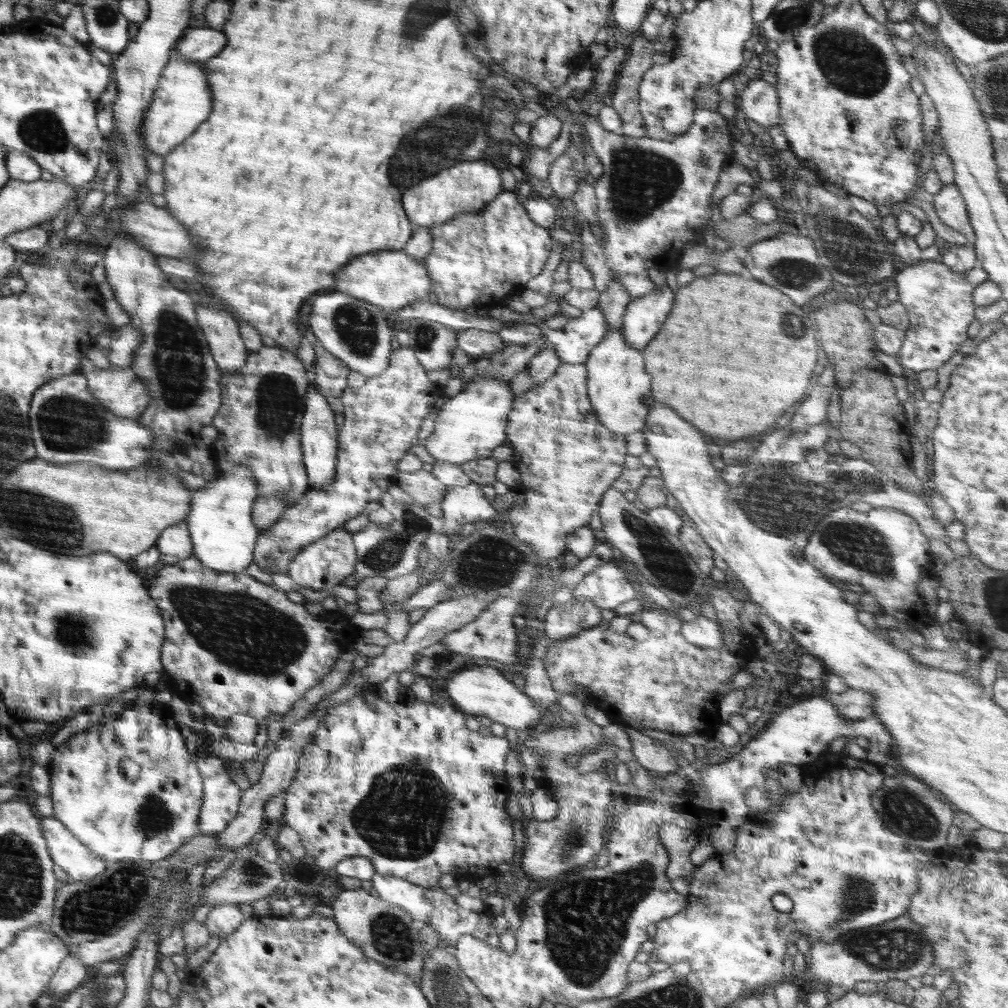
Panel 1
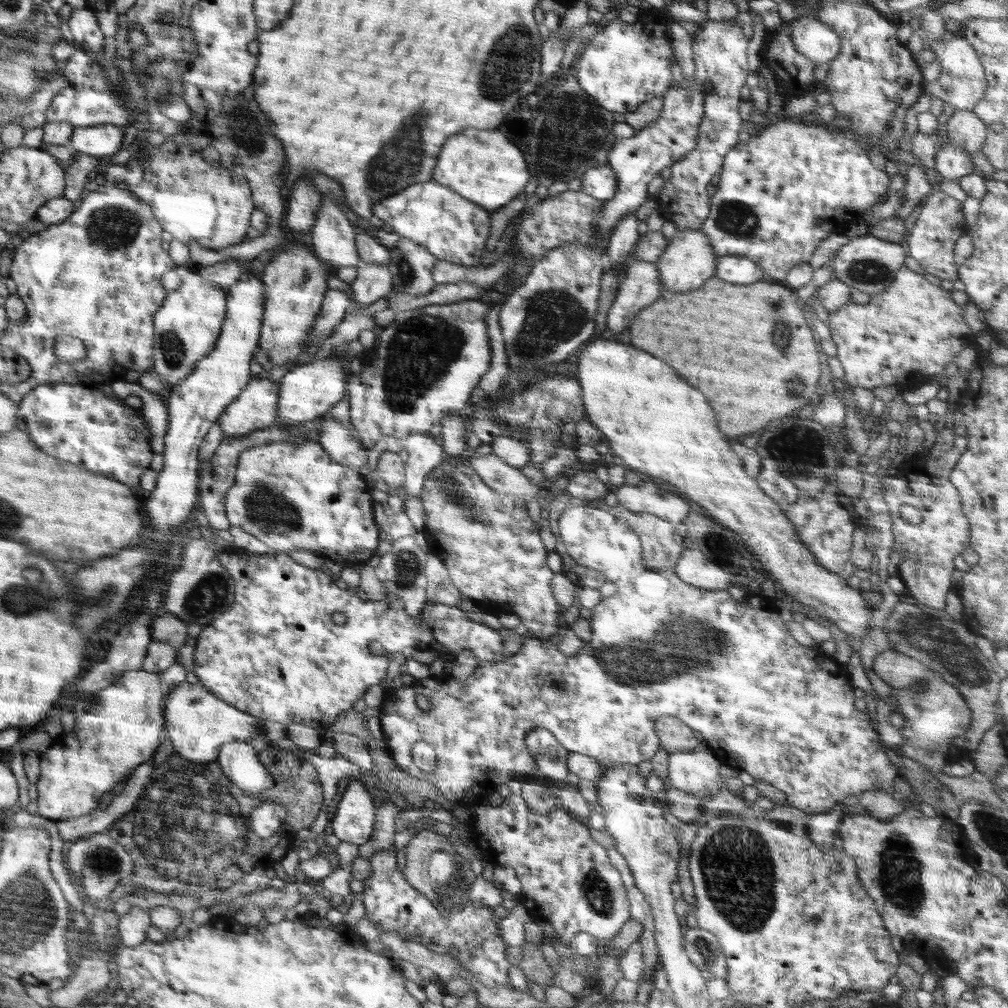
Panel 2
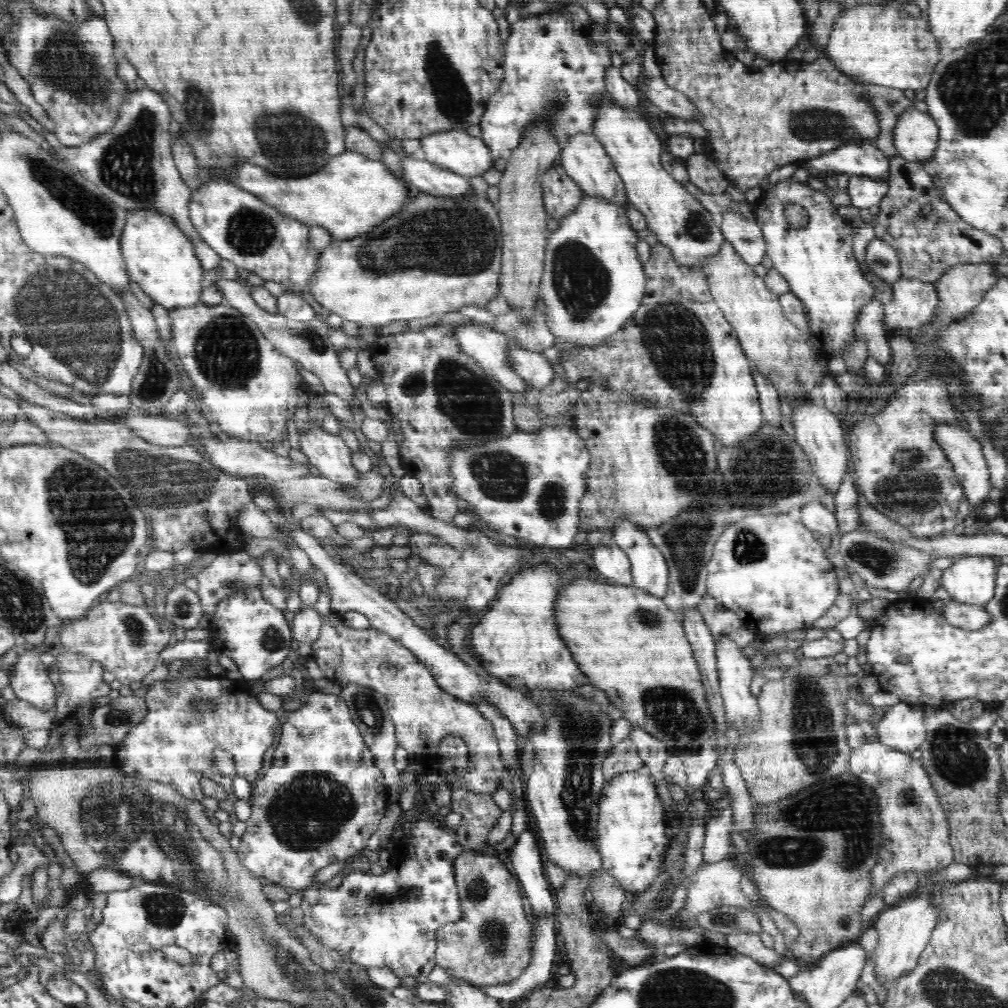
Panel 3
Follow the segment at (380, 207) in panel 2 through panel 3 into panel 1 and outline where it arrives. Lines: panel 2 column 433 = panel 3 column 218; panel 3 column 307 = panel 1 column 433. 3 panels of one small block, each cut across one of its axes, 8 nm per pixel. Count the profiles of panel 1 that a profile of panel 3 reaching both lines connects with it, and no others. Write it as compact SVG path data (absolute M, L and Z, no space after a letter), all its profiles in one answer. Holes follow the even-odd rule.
M514 191L498 194L480 211L458 215L448 222L432 225L429 232L431 250L423 260L432 280L432 292L437 295L438 303L452 309L502 306L505 298L522 293L526 284L542 272L554 244L550 229L530 219L523 199Z

